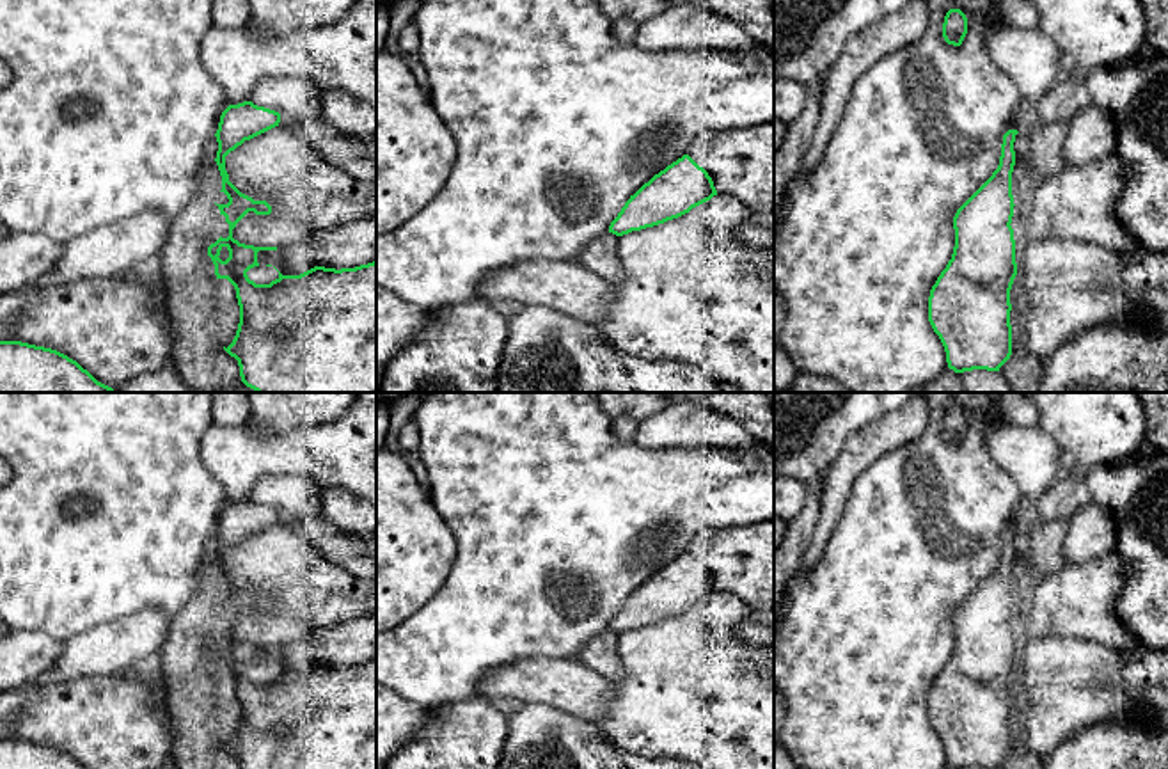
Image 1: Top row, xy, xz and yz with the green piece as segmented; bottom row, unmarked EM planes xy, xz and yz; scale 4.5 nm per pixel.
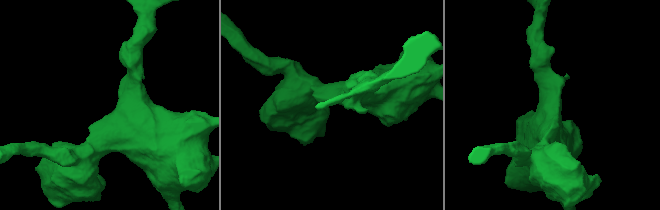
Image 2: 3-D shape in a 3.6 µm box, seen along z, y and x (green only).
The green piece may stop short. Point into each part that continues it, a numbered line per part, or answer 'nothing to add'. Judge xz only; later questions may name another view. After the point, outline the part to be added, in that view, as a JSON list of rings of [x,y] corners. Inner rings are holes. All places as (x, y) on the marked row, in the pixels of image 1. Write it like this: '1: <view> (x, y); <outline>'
nothing to add

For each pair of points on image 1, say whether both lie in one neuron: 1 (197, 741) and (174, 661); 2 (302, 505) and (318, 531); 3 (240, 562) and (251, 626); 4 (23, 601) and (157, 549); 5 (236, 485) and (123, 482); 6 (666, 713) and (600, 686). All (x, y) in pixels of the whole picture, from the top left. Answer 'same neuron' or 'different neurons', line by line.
1: same neuron
2: different neurons
3: same neuron
4: same neuron
5: different neurons
6: different neurons

